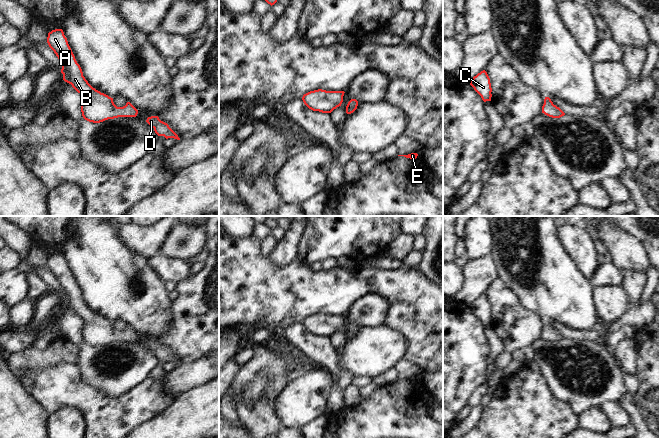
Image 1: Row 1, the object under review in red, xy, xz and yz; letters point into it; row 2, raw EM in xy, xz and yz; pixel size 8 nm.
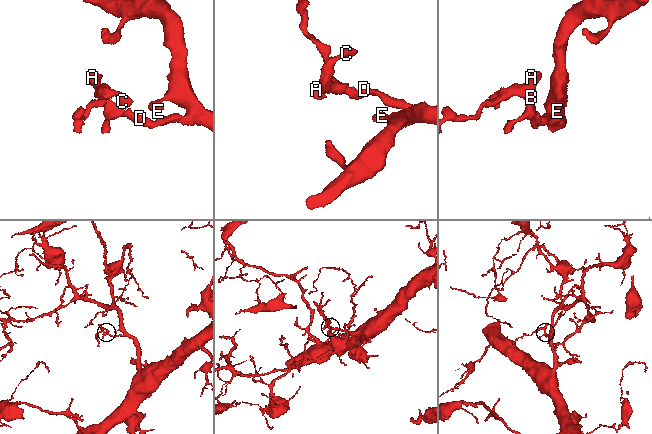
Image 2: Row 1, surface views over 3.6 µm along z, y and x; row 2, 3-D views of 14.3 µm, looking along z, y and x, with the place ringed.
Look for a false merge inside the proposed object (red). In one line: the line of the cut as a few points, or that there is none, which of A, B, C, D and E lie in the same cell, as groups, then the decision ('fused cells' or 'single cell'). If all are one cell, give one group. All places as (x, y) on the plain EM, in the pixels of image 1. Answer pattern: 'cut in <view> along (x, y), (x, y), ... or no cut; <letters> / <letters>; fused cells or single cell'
no cut; A B C D E; single cell

